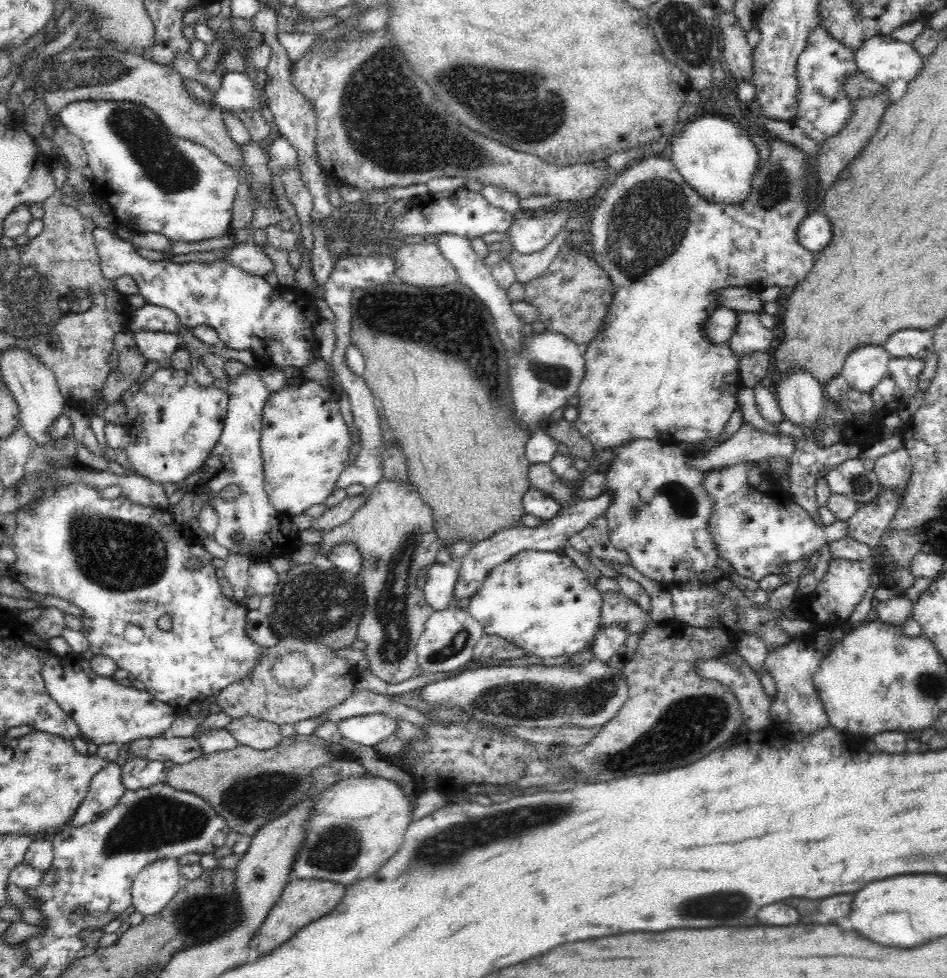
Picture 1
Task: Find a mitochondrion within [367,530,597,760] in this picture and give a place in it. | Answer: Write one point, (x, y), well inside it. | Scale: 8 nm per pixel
(460, 639)

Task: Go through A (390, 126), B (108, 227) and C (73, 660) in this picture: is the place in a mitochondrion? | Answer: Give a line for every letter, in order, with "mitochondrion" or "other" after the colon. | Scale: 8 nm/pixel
A: mitochondrion
B: other
C: other

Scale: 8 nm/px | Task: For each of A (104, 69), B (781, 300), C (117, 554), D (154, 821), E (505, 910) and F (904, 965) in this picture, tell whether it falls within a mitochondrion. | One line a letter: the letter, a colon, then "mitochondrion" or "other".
A: mitochondrion
B: other
C: mitochondrion
D: mitochondrion
E: other
F: other

